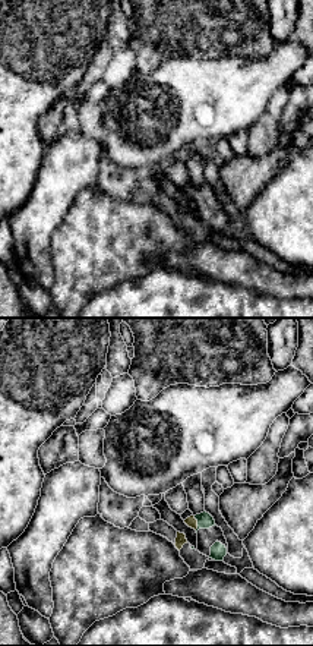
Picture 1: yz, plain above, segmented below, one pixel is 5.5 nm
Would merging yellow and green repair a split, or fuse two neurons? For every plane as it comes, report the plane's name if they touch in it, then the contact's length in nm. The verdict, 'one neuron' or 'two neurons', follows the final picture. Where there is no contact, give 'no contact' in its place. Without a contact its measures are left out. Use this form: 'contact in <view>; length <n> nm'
contact in yz; length 80 nm

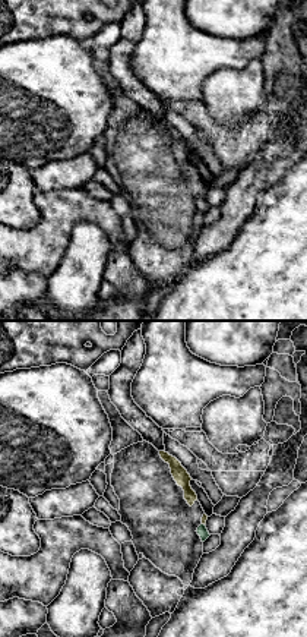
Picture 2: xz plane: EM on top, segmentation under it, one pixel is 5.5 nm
no contact

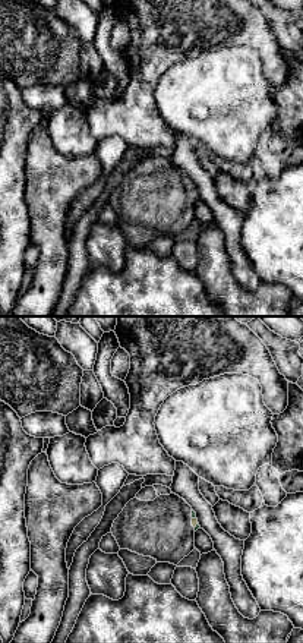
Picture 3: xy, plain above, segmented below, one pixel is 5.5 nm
contact in xy; length 40 nm

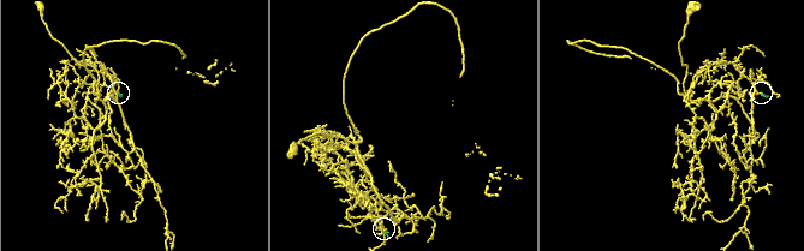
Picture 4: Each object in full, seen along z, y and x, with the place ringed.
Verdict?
one neuron

